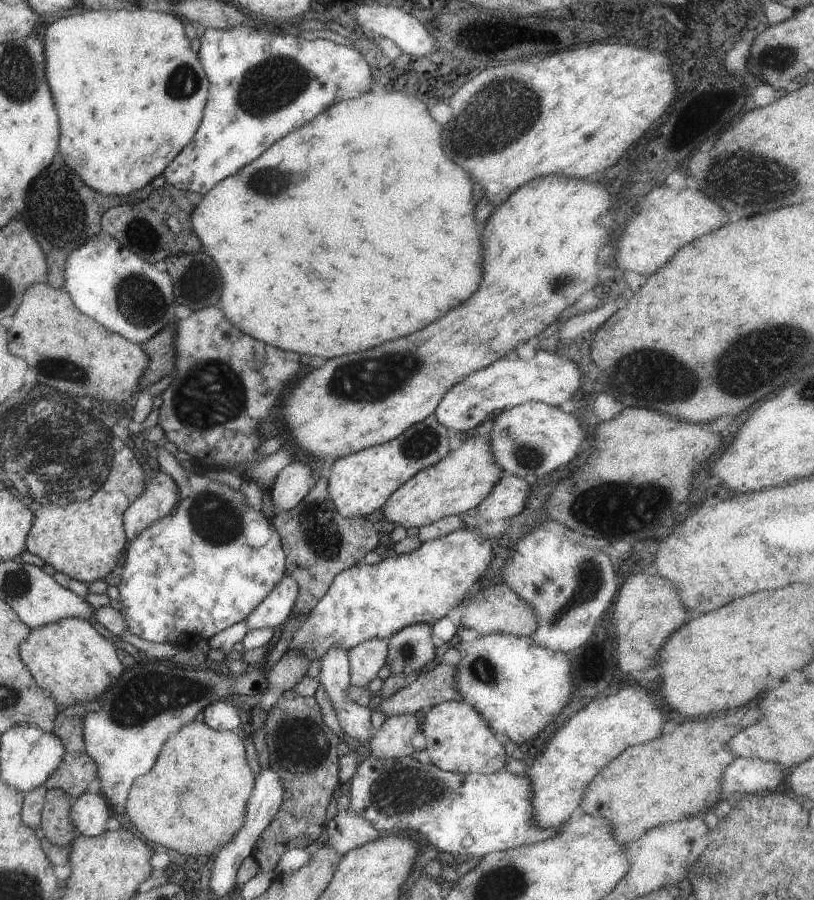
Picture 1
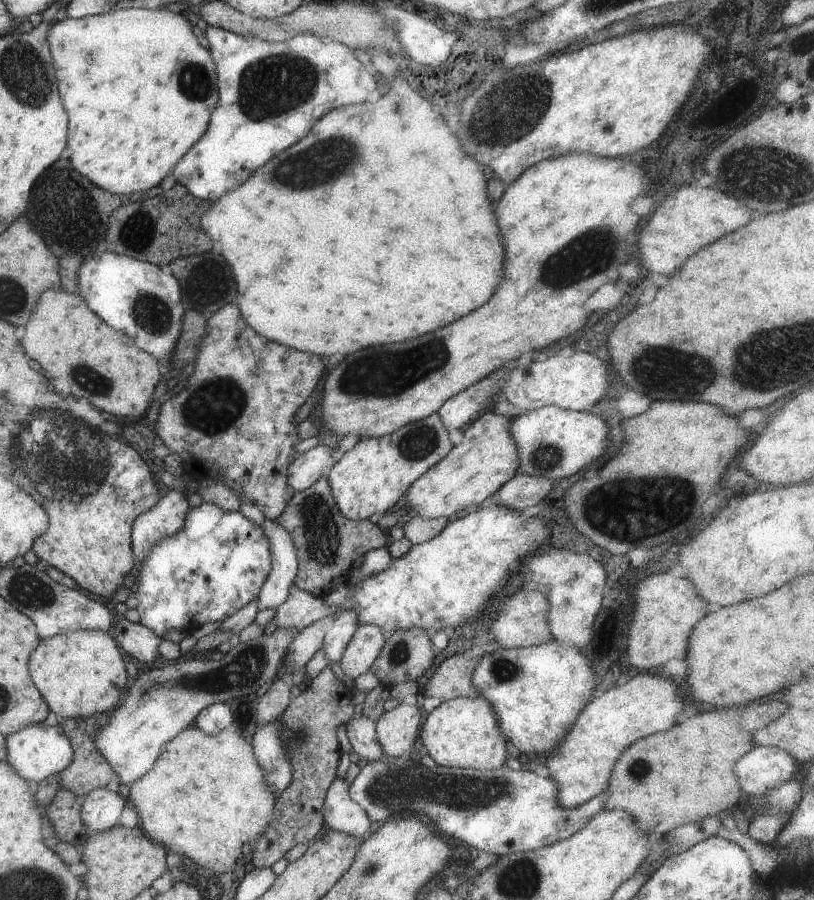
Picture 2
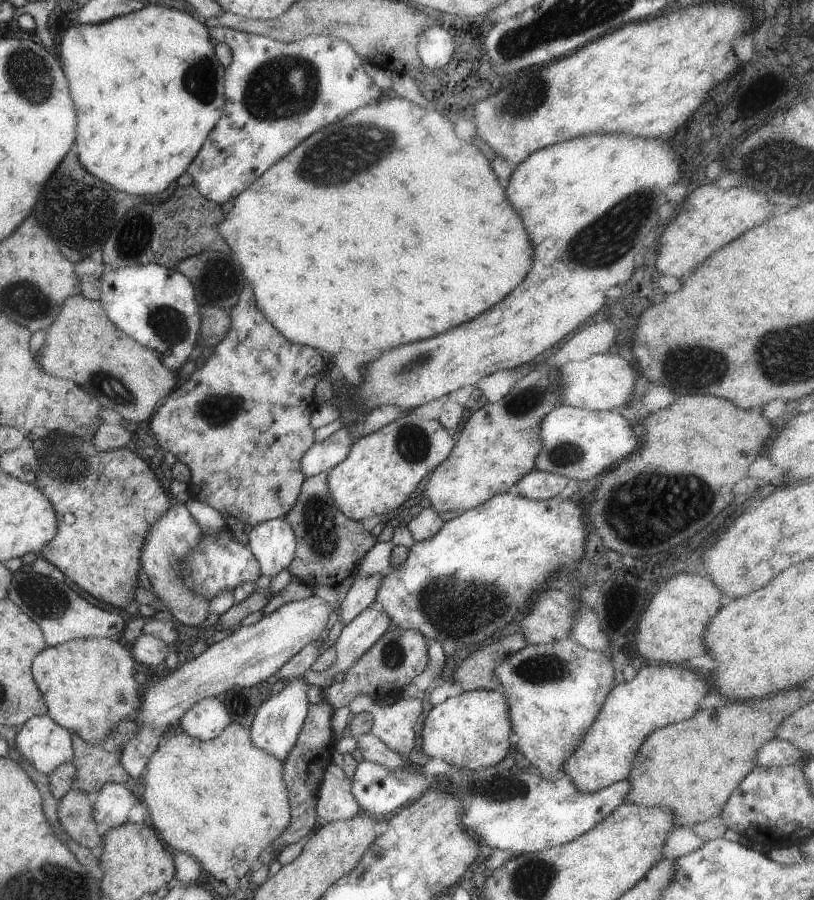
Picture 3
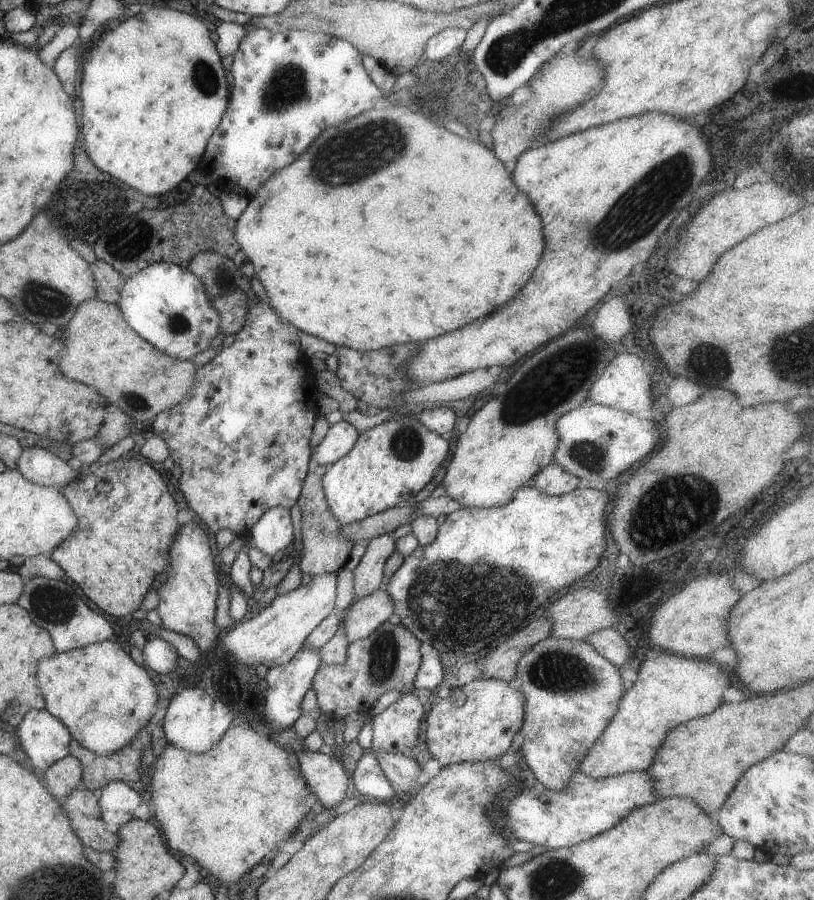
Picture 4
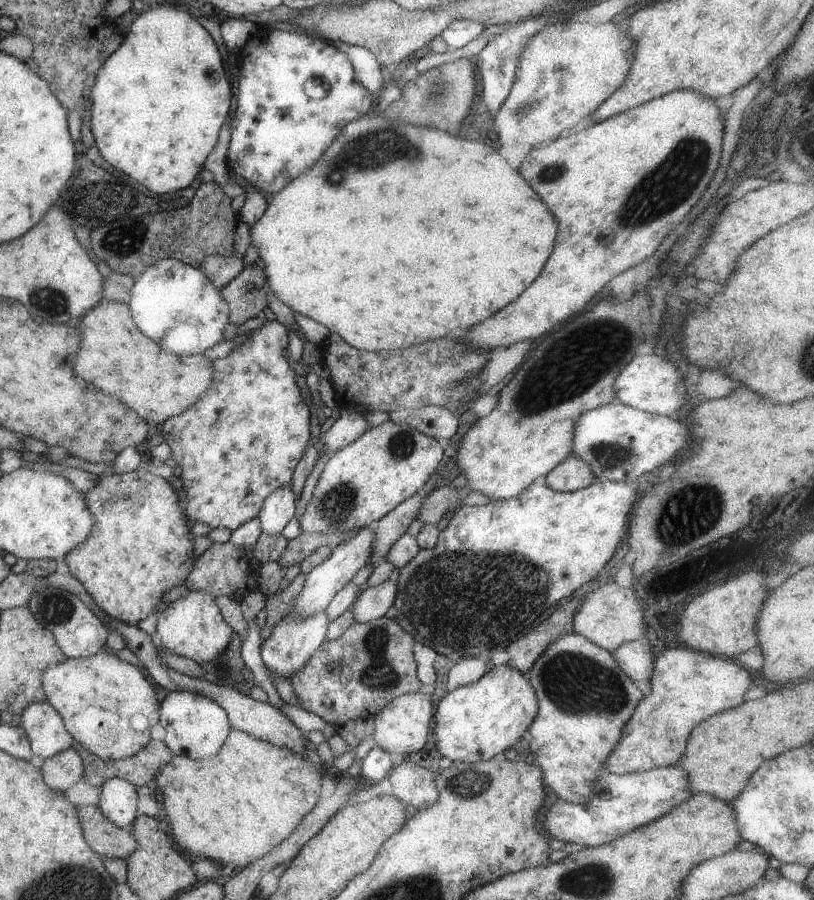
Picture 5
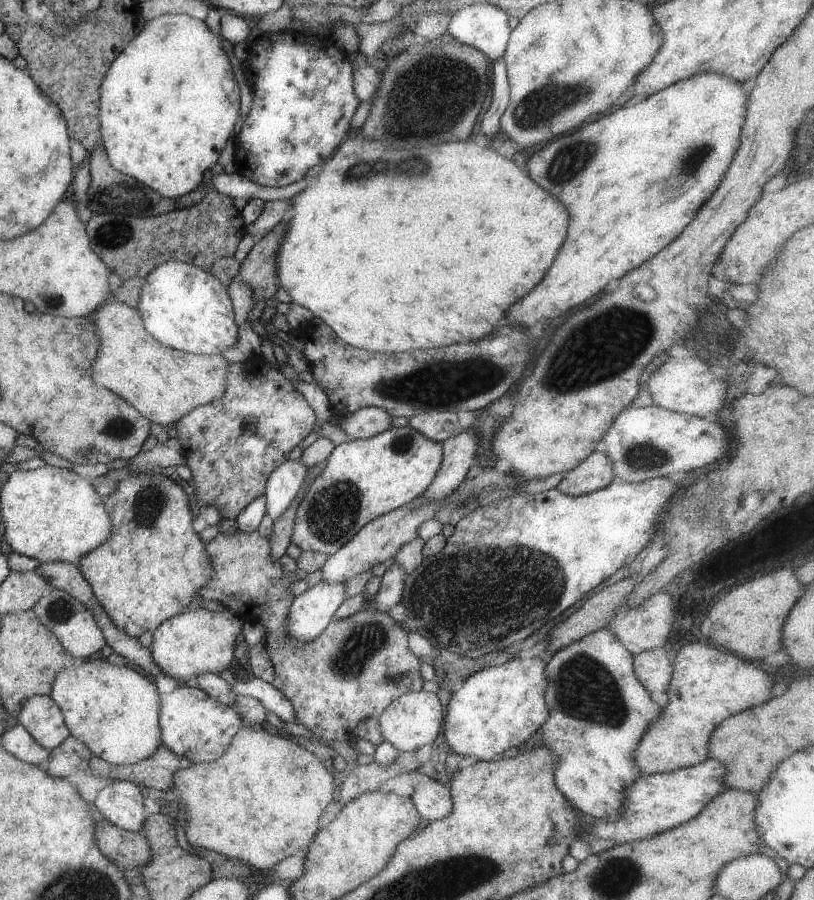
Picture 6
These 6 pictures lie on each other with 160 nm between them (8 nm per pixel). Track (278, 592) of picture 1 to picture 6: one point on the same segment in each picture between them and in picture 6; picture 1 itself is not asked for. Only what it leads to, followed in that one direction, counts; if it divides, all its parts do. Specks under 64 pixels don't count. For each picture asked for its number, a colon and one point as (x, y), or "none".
2: (284, 567)
3: (272, 542)
4: (272, 532)
5: (277, 508)
6: (284, 481)

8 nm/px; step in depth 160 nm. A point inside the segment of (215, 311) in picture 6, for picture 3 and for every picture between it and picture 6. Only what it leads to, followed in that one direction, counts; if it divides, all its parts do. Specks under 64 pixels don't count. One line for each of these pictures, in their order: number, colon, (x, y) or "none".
3: (154, 305)
4: (165, 304)
5: (174, 304)

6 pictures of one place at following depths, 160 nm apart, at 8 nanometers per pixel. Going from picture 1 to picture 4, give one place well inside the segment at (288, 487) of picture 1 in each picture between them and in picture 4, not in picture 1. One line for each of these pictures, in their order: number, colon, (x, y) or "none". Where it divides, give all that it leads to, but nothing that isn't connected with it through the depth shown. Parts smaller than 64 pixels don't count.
2: (305, 470)
3: (321, 456)
4: (340, 437)

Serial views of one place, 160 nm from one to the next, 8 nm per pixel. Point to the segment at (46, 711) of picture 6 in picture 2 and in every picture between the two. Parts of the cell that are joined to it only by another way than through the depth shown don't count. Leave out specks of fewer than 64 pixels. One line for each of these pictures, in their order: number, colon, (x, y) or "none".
2: (34, 752)
3: (41, 742)
4: (44, 739)
5: (44, 728)

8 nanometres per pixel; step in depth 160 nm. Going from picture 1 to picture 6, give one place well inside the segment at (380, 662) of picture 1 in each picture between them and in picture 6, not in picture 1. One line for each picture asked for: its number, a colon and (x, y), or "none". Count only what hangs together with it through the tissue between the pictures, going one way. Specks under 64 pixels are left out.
2: (366, 642)
3: (358, 635)
4: (362, 615)
5: (372, 602)
6: (390, 590)

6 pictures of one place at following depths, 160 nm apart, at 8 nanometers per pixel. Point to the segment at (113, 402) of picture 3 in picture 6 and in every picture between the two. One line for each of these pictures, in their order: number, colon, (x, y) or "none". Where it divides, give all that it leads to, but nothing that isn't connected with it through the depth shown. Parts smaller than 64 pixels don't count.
4: (101, 350)
5: (114, 355)
6: (161, 383)

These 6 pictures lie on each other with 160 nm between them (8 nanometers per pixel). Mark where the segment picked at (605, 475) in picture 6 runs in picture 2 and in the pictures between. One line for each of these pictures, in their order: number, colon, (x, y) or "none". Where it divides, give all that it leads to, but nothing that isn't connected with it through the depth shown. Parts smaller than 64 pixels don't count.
2: (521, 491)
3: (537, 485)
4: (551, 479)
5: (572, 474)

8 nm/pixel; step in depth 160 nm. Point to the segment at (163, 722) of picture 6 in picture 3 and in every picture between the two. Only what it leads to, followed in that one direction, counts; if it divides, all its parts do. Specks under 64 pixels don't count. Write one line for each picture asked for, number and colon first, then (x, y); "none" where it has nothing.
3: (204, 720)
4: (193, 721)
5: (195, 726)

